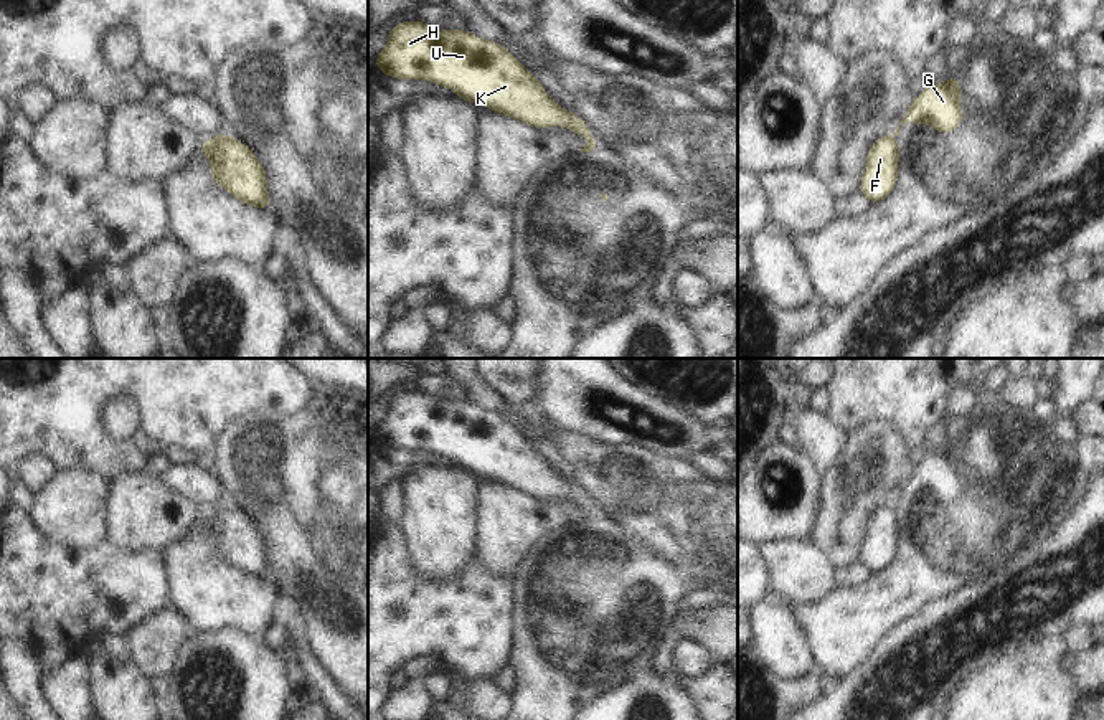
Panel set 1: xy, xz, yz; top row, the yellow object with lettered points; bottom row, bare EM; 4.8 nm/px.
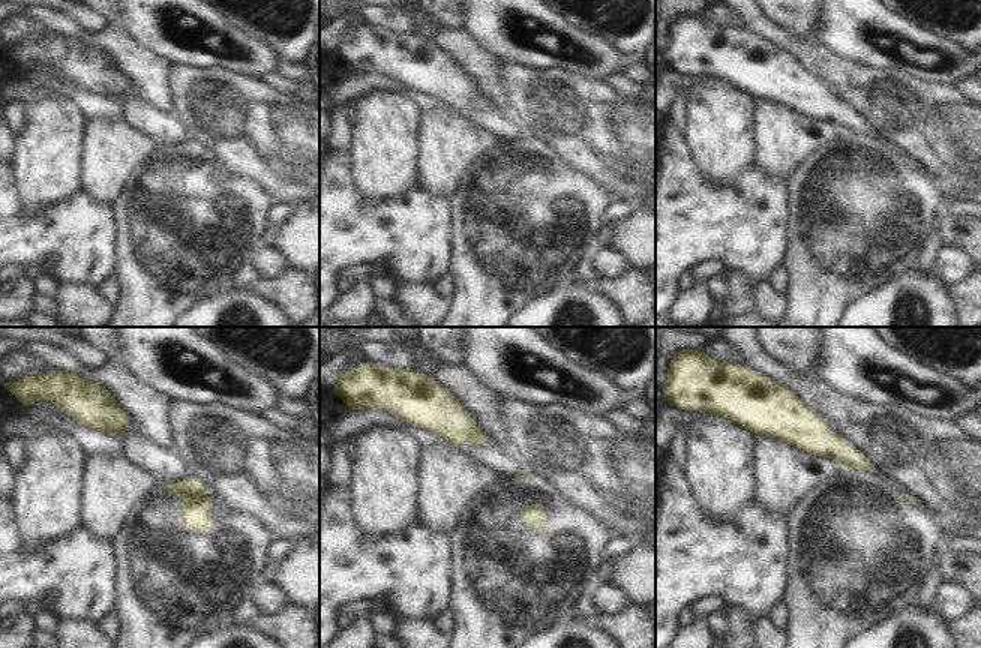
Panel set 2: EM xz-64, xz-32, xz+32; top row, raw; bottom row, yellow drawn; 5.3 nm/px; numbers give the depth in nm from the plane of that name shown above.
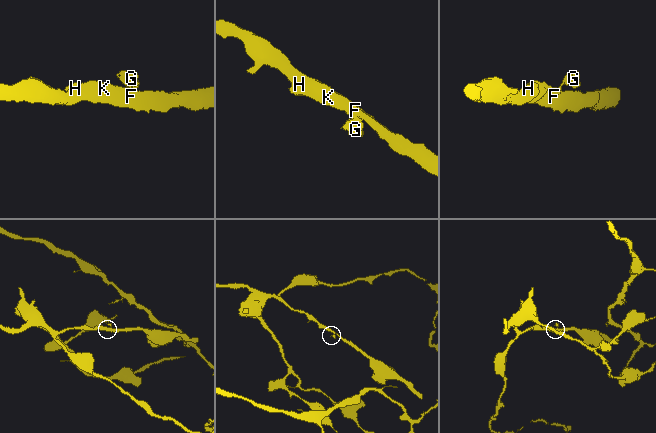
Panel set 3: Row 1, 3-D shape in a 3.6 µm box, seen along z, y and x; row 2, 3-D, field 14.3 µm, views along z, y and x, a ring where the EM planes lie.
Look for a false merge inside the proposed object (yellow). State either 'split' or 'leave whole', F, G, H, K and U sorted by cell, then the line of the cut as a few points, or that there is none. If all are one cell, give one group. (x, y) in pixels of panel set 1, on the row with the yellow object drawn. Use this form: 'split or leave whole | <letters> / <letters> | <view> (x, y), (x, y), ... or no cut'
split | F H K U / G | xz (591, 142), (594, 146)

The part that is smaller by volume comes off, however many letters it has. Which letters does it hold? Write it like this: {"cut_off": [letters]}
{"cut_off": ["G"]}

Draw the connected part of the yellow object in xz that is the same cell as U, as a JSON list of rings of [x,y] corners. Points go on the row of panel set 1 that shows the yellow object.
[[[419,20],[401,21],[373,61],[383,76],[426,79],[535,129],[566,126],[596,145],[586,122],[561,109],[508,50],[467,30],[439,31]]]

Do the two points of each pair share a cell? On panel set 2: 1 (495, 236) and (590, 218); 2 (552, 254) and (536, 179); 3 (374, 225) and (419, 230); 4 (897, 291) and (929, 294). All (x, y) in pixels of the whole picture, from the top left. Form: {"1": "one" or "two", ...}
{"1": "one", "2": "one", "3": "one", "4": "one"}

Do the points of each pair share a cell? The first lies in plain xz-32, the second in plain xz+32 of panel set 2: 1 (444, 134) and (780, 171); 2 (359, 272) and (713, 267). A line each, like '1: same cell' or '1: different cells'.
1: same cell
2: same cell

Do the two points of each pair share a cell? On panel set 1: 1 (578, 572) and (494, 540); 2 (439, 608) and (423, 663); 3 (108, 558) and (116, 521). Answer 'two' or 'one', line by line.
1: two
2: two
3: two

